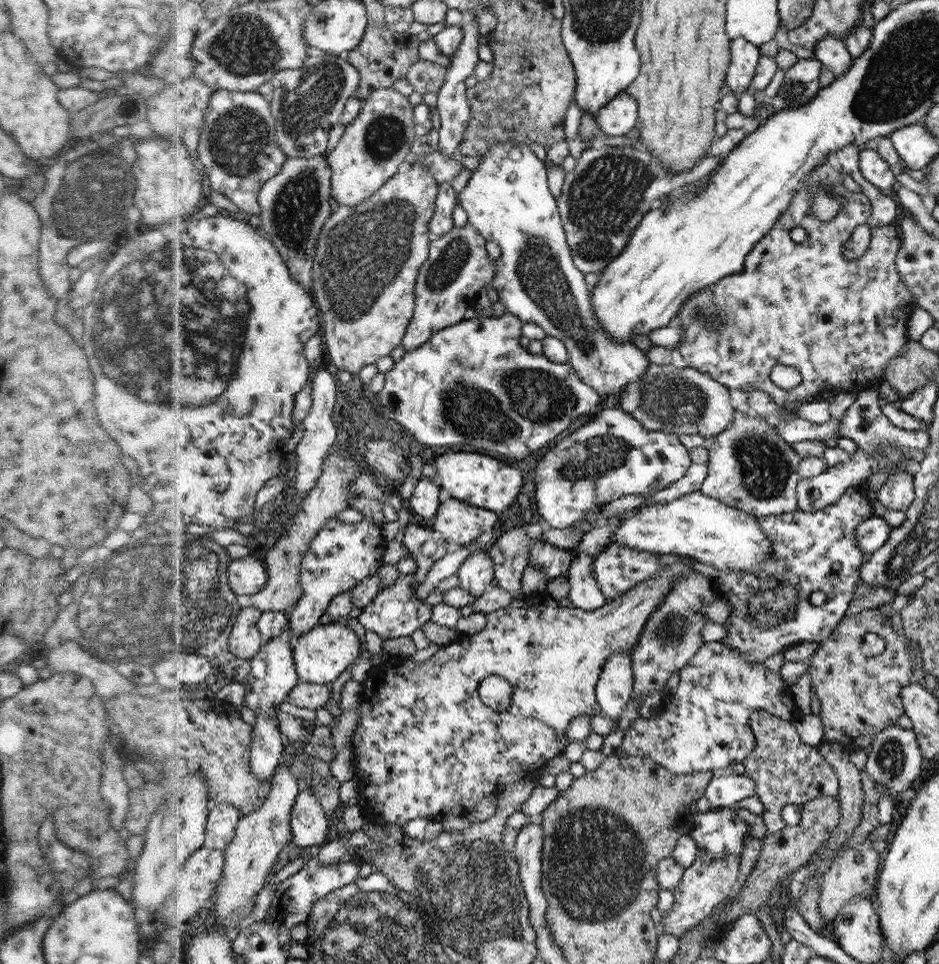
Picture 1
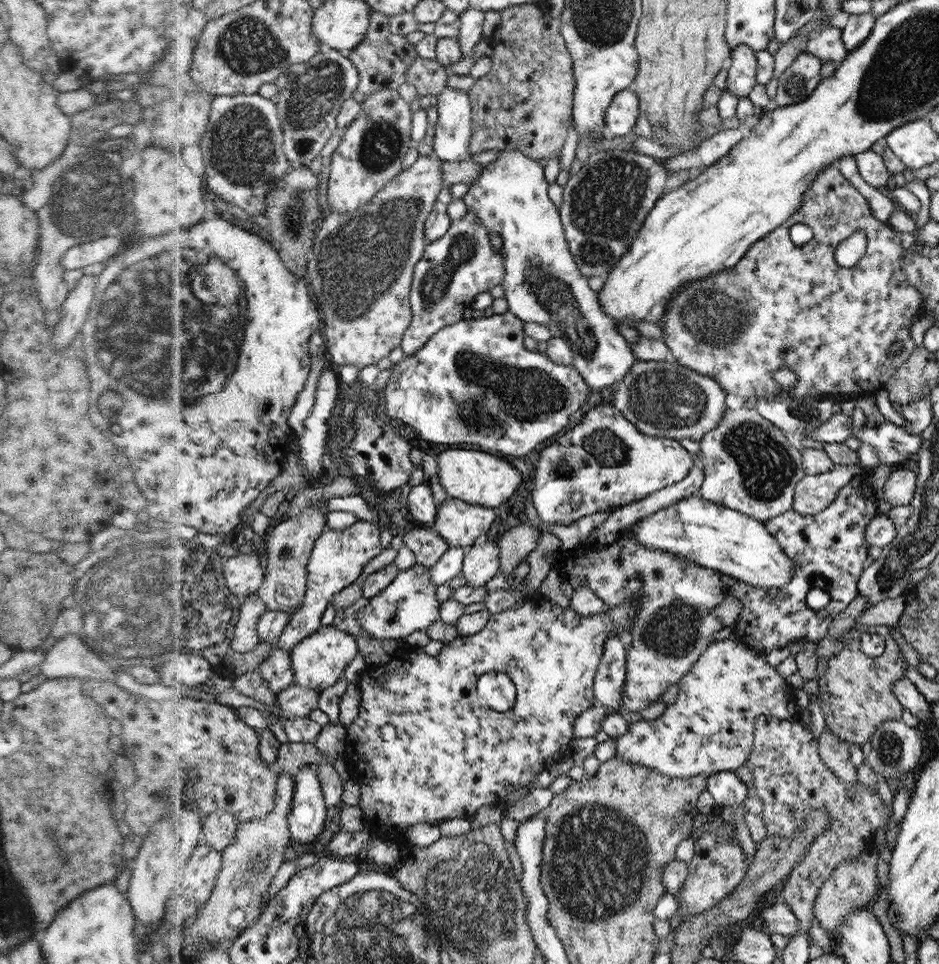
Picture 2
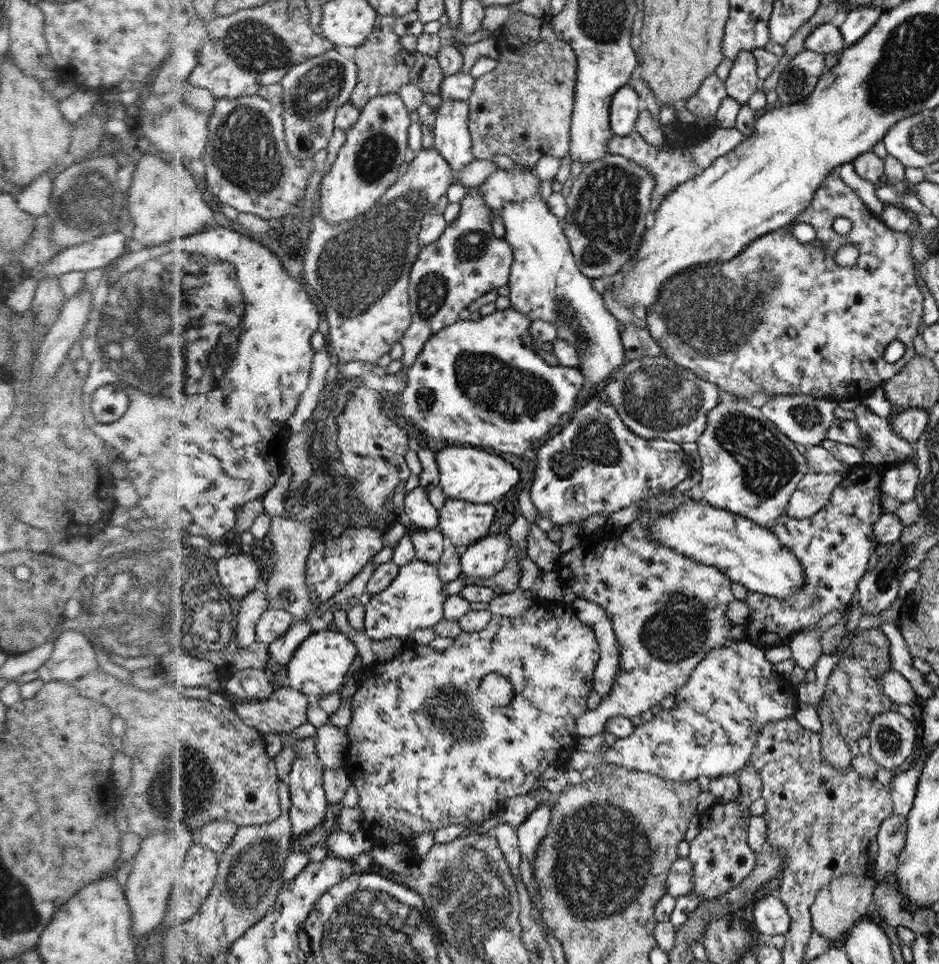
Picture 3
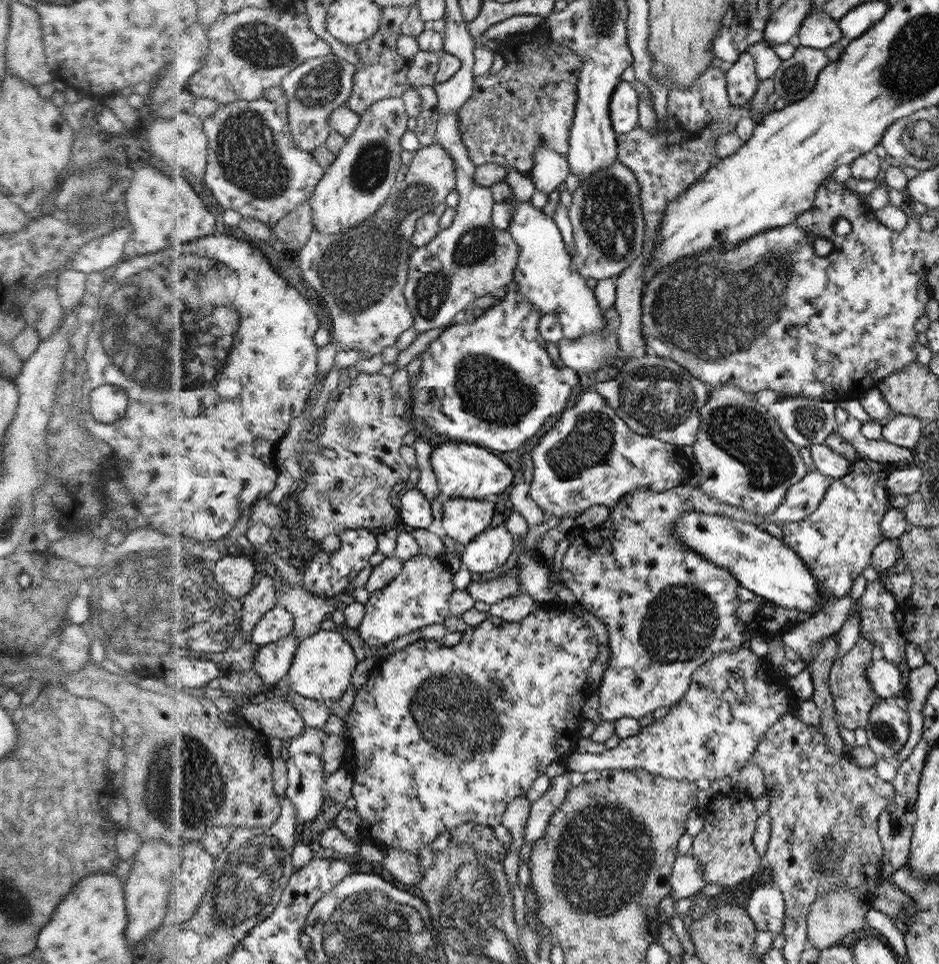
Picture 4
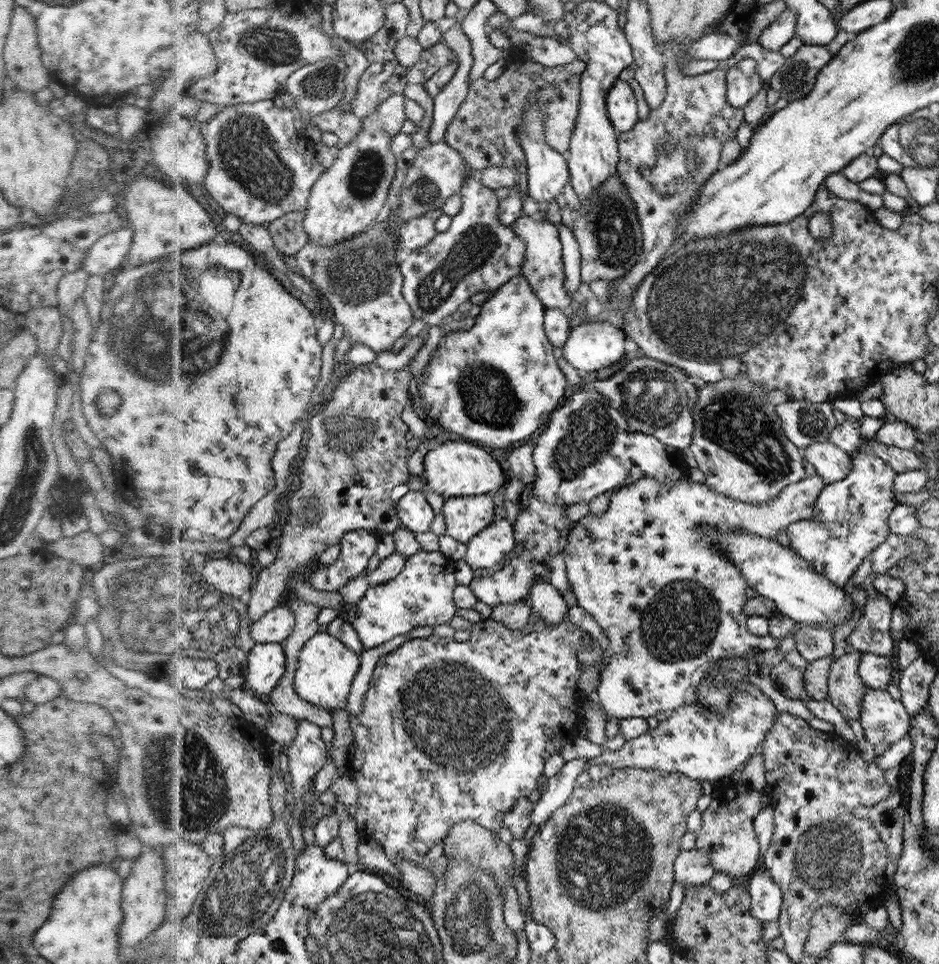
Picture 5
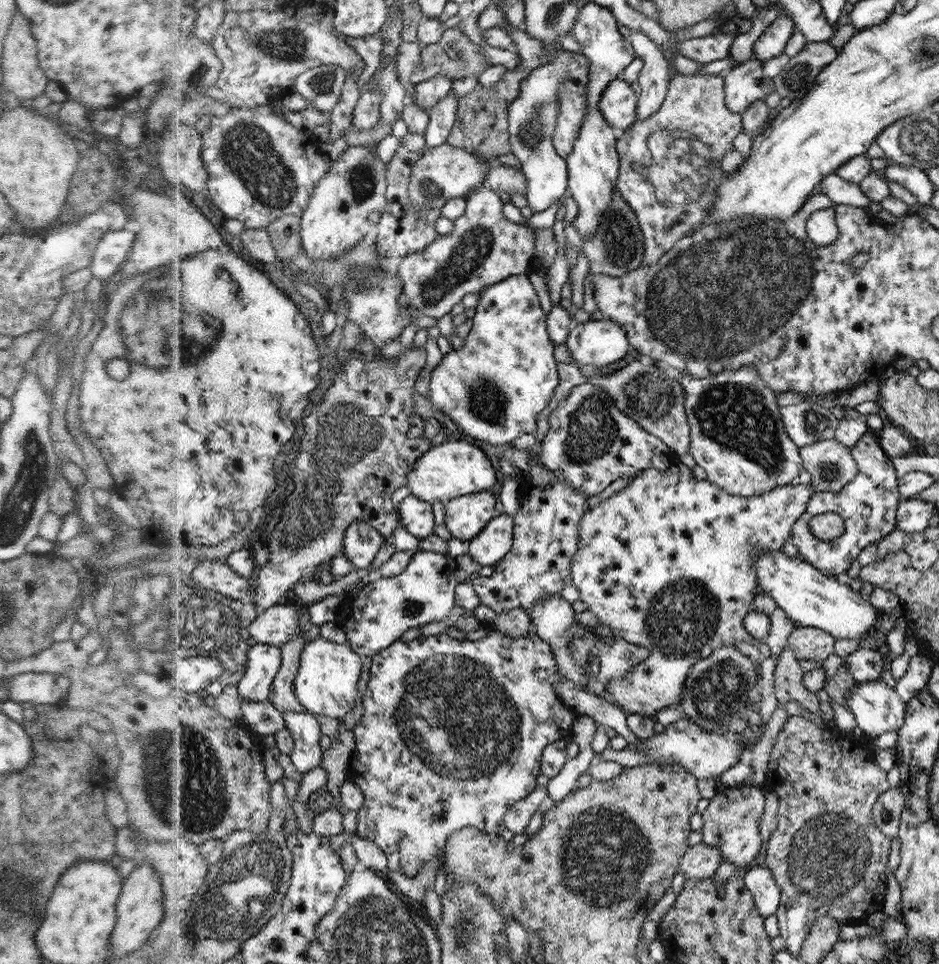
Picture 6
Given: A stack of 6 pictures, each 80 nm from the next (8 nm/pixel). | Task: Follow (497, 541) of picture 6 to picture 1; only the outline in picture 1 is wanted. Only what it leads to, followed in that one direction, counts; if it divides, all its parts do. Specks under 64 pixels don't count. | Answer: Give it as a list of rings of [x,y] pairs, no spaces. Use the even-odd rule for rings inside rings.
[[[488,547],[474,551],[460,565],[457,572],[459,586],[470,591],[477,599],[495,582],[494,563]]]

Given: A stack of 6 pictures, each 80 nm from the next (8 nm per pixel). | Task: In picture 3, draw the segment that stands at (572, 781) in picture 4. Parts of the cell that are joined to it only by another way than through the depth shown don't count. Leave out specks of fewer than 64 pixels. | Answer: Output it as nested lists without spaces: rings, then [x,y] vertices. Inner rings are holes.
[[[552,794],[552,798],[540,803],[528,818],[516,827],[518,846],[521,854],[529,858],[531,869],[533,869],[534,858],[537,856],[537,848],[547,835],[551,821],[551,808],[554,807],[557,795]]]

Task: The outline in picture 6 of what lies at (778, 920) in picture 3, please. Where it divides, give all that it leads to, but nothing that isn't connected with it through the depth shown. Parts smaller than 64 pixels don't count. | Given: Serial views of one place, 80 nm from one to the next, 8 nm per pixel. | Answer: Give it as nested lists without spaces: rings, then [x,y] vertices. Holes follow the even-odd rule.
[[[766,865],[749,867],[746,872],[747,889],[755,898],[756,910],[762,918],[775,915],[781,900],[781,888]]]

